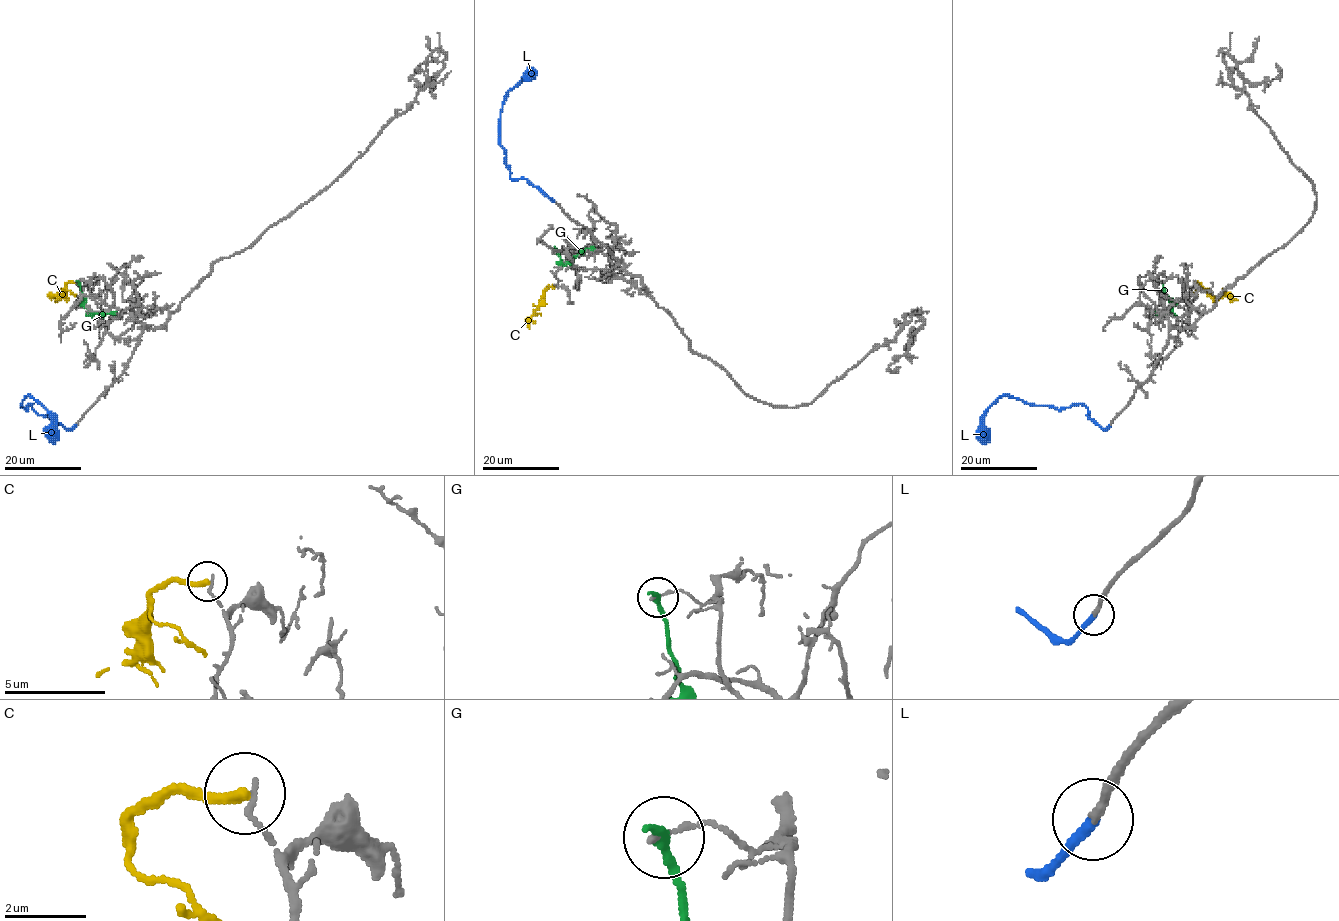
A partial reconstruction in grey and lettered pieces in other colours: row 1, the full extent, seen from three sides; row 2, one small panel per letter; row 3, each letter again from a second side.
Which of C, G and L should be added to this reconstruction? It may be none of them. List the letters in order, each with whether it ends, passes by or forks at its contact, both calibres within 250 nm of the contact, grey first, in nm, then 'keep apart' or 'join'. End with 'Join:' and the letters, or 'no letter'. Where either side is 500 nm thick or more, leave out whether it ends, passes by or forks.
C: it ends; calibres 130 and 260 nm; keep apart
G: it ends; calibres 140 and 280 nm; keep apart
L: it ends; calibres 200 and 320 nm; join
Join: L

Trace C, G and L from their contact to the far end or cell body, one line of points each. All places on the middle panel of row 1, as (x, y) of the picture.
C: (554, 285), (544, 292), (543, 300), (530, 319), (530, 328)
G: (556, 250), (563, 262), (569, 262), (586, 247), (593, 250)
L: (554, 201), (525, 178), (510, 178), (505, 151), (500, 144), (504, 99), (530, 74)

